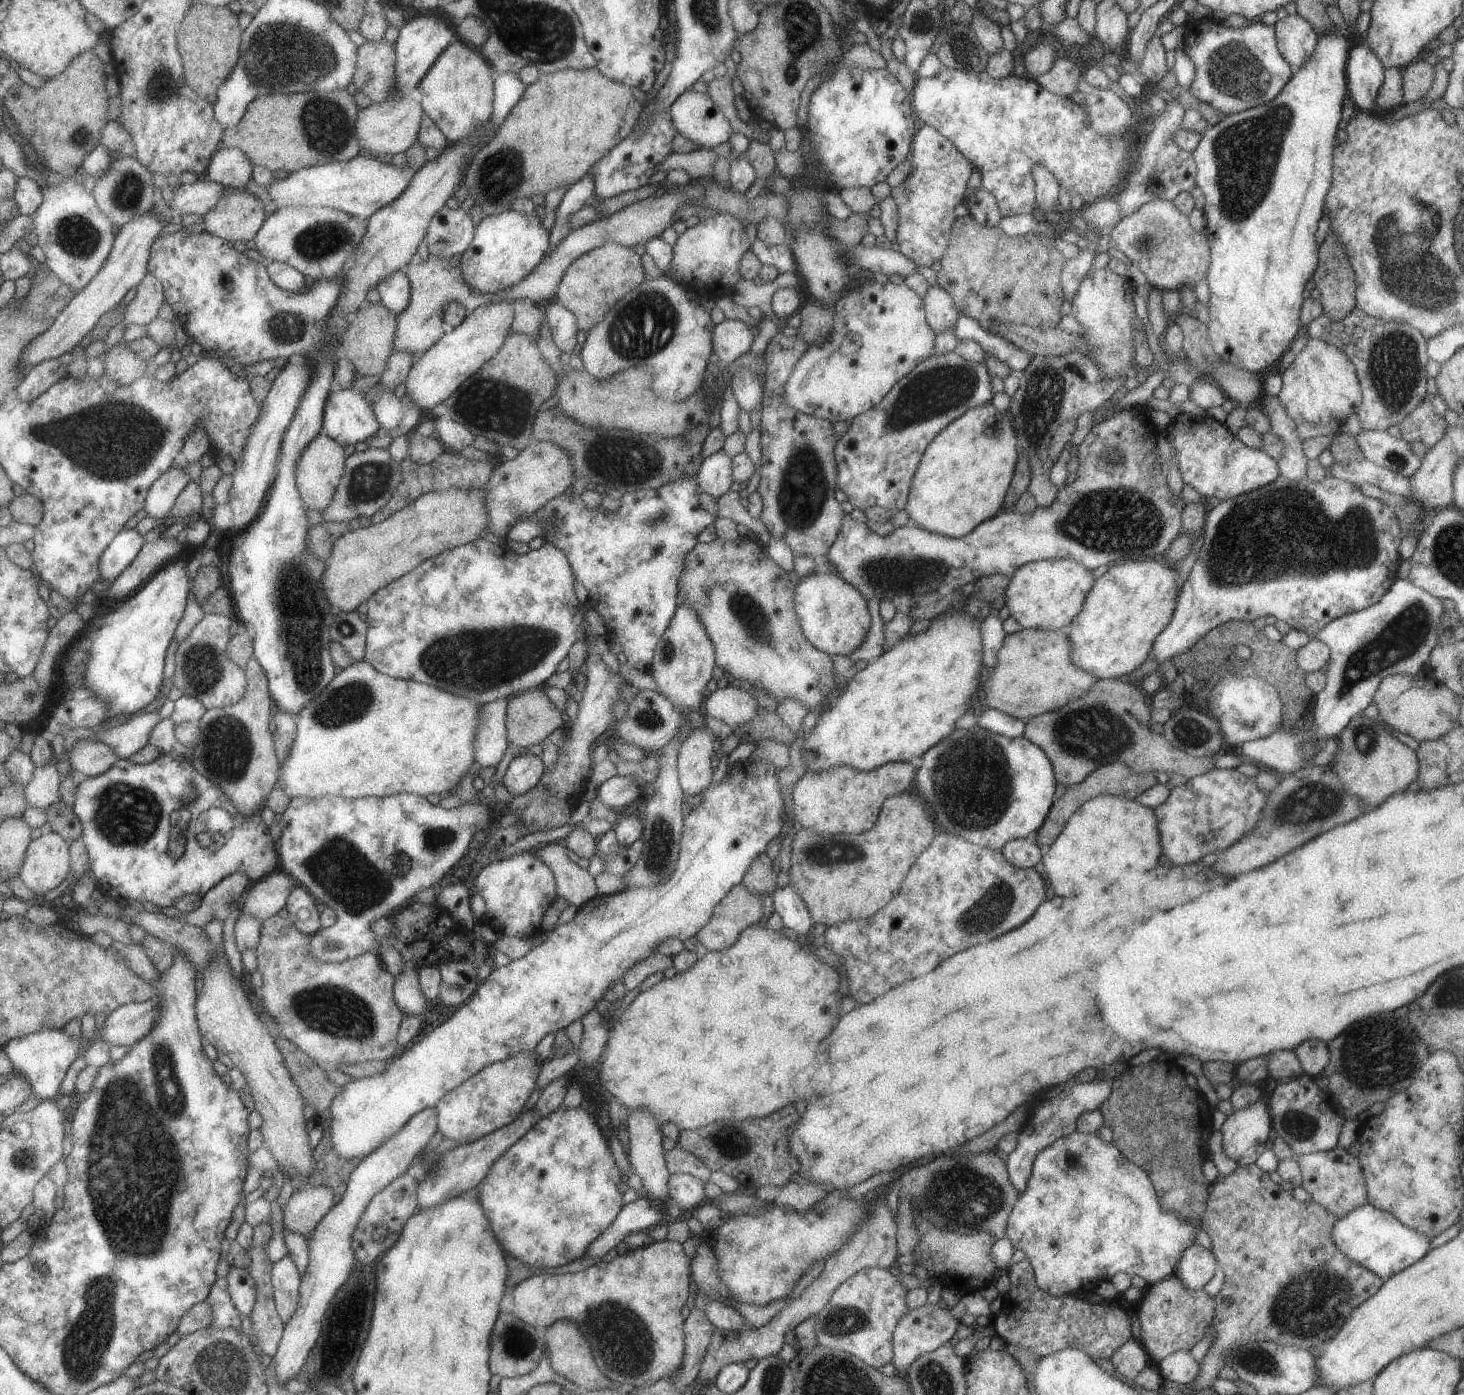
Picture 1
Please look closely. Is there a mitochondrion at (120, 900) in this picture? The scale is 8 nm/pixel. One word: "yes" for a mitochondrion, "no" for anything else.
no

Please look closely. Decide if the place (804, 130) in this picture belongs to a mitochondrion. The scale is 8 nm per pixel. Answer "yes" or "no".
no

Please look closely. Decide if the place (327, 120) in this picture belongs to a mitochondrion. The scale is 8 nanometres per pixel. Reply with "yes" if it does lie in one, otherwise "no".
yes

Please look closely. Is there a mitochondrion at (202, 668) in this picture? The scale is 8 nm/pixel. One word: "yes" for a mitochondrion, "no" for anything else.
yes

